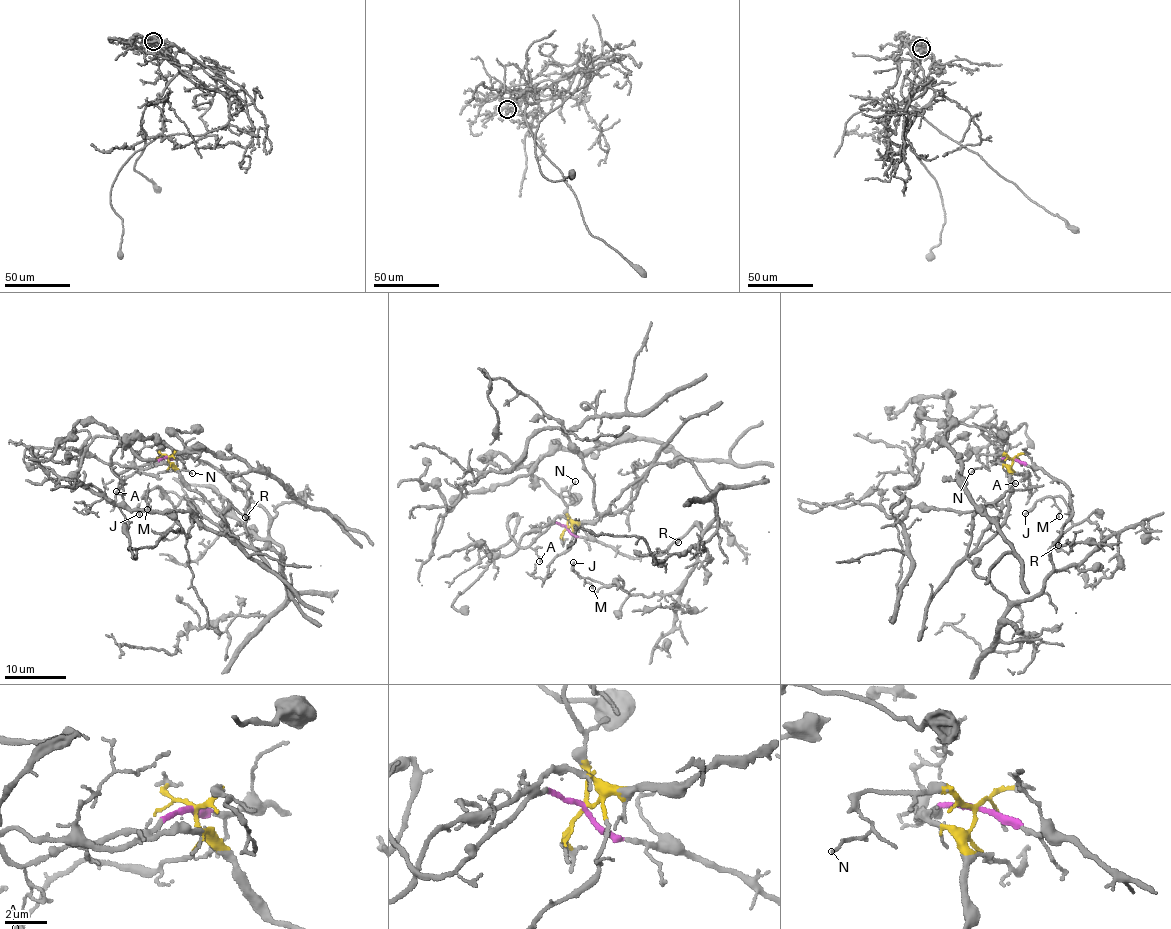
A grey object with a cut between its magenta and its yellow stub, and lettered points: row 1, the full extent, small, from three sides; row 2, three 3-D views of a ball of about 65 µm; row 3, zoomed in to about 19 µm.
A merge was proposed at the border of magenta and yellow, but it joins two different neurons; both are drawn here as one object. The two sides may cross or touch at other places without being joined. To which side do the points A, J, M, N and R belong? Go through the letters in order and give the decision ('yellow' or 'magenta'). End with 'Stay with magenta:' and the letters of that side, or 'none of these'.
A: magenta
J: magenta
M: magenta
N: yellow
R: magenta
Stay with magenta: A, J, M, R

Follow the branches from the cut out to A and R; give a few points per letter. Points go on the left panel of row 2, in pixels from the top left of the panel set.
A: (167, 457), (119, 474), (120, 483), (116, 491)
R: (167, 457), (190, 456), (213, 466), (250, 501), (245, 517)

